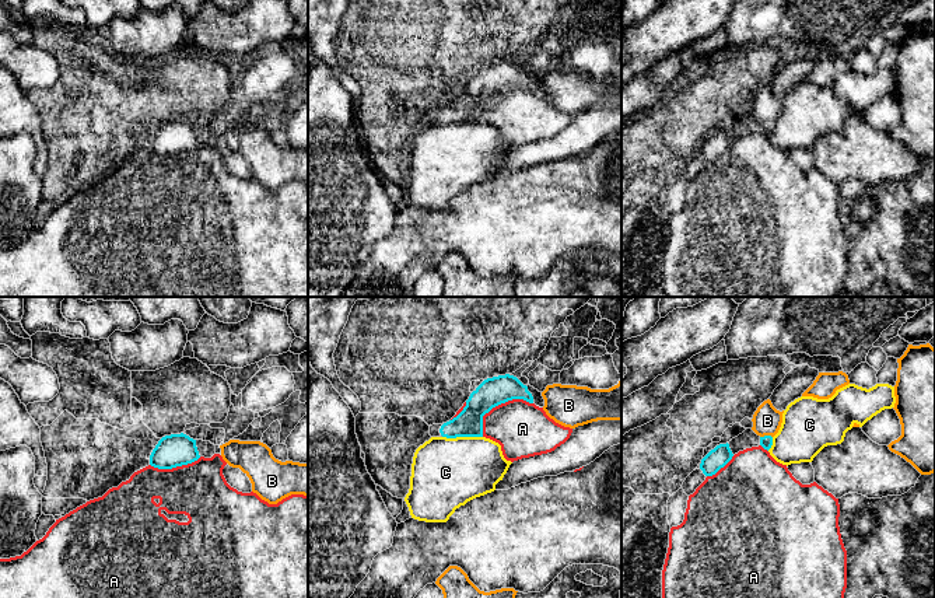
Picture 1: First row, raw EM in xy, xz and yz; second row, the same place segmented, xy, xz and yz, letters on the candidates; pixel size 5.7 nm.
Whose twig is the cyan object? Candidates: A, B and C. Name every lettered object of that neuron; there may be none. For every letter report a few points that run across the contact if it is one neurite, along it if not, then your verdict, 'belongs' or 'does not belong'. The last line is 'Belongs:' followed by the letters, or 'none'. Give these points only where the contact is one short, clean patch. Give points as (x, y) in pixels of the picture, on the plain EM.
A: belongs
B: line yz (771, 122), (760, 123); does not belong
C: line xz (443, 122), (482, 123); does not belong
Belongs: A

